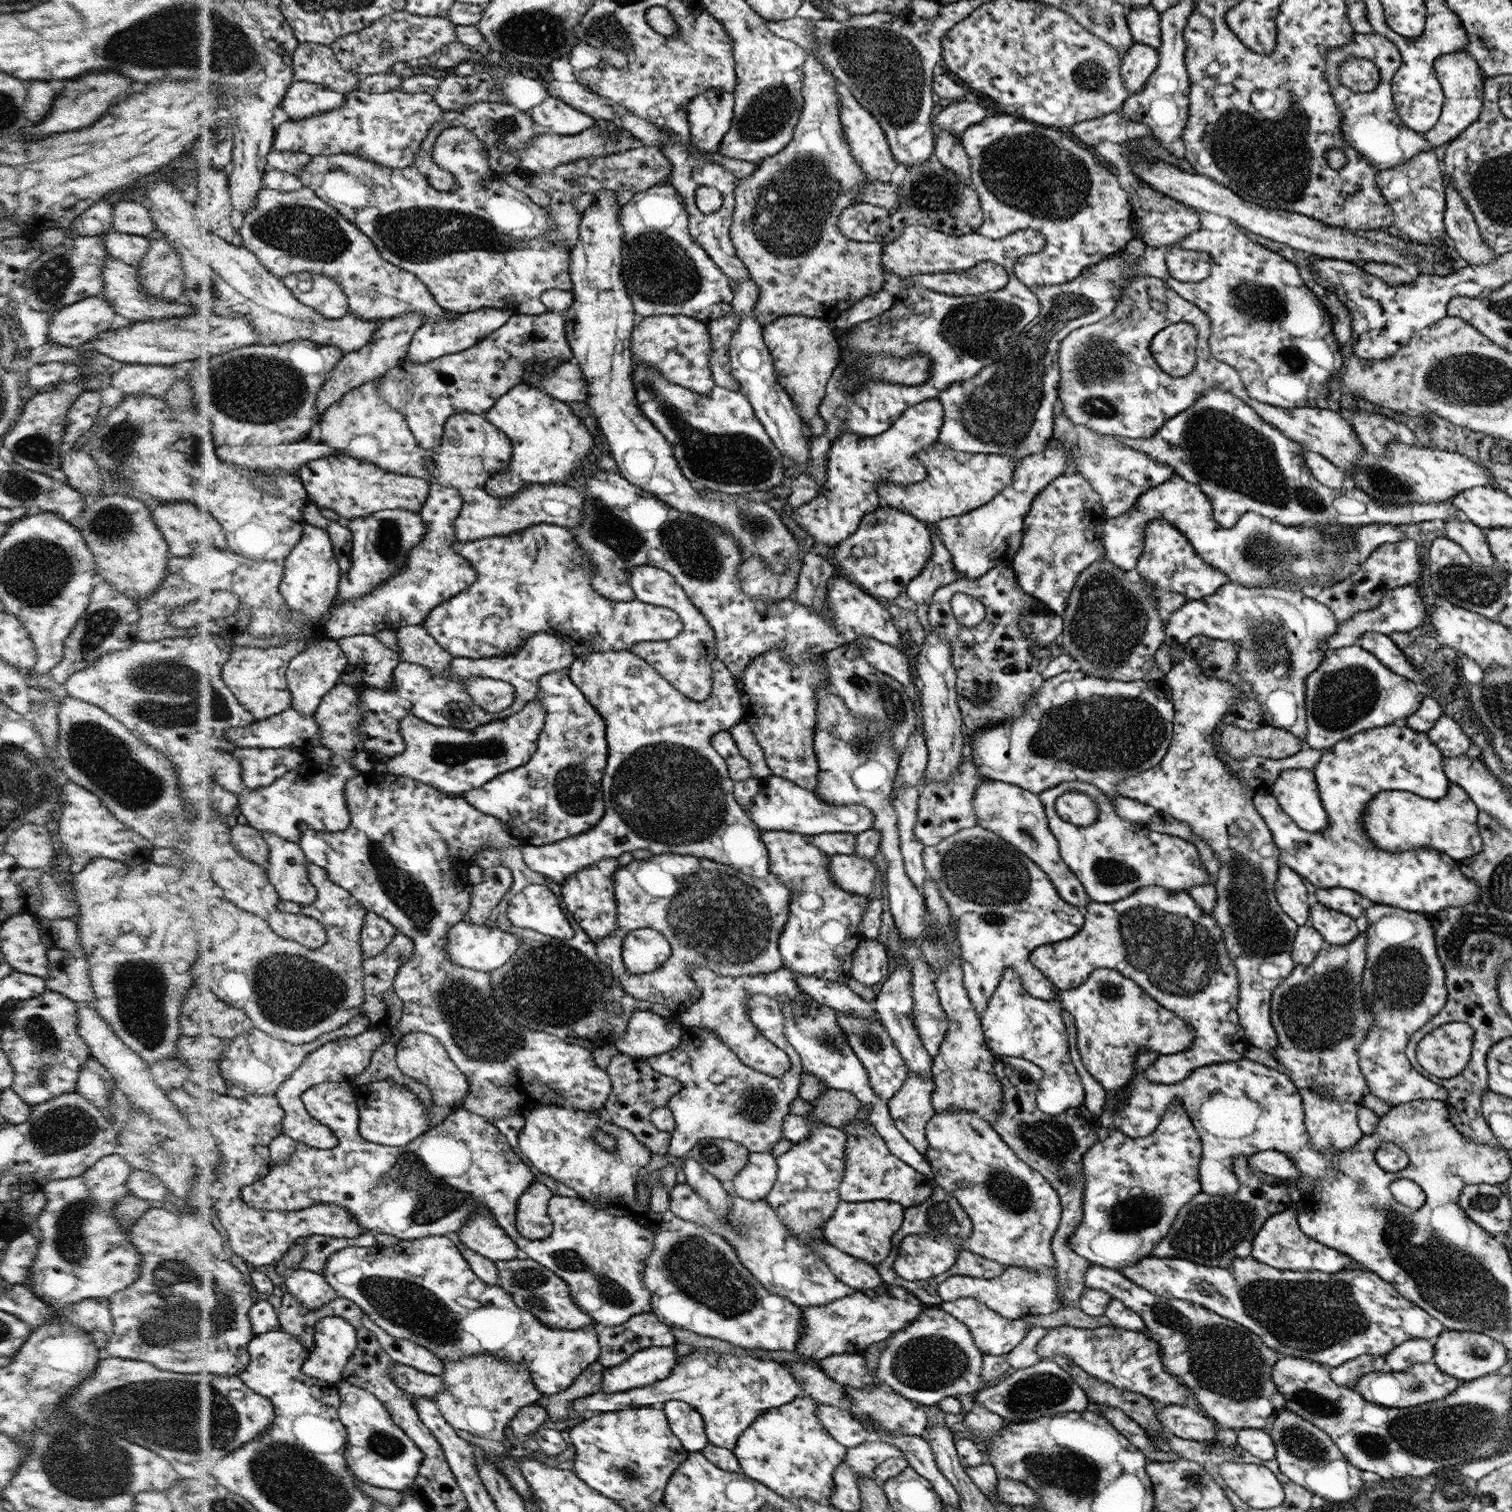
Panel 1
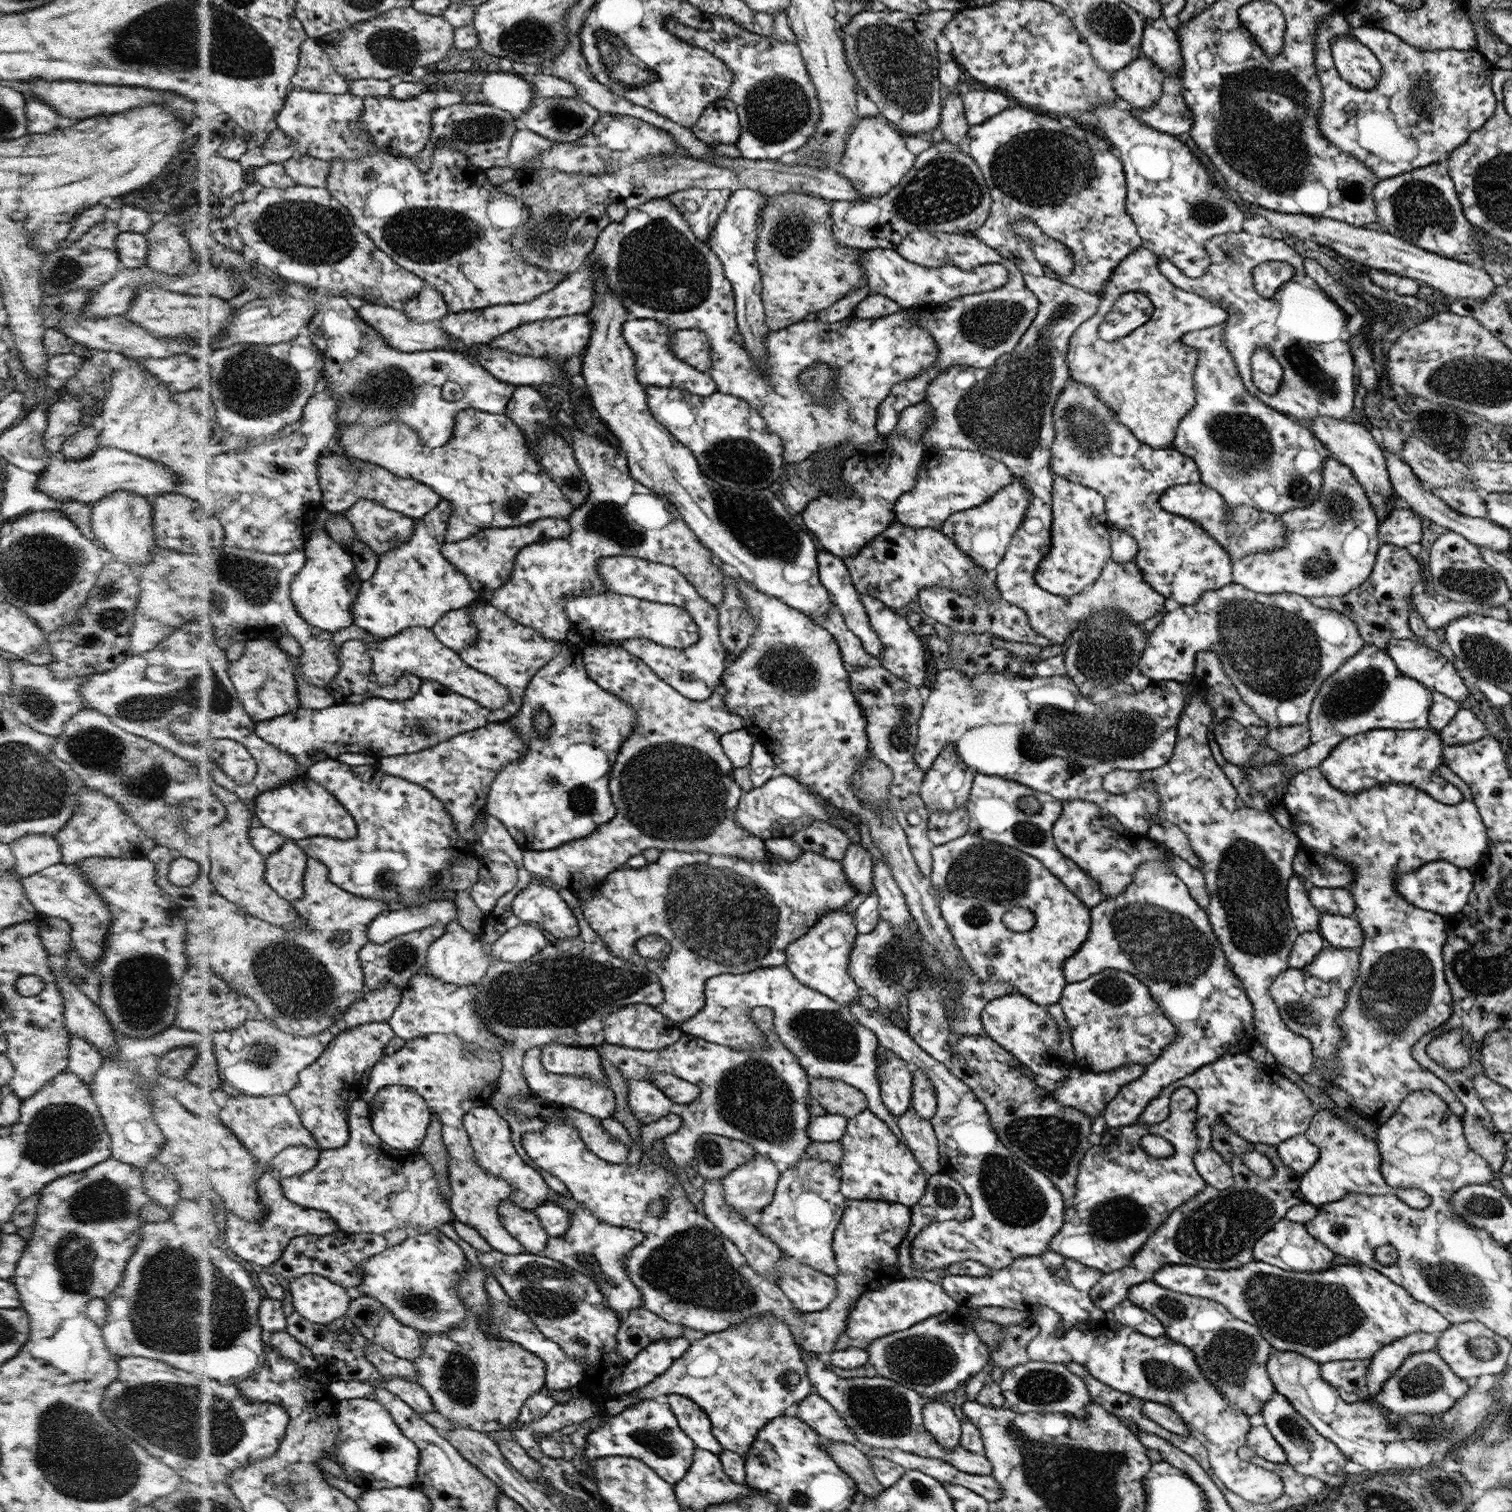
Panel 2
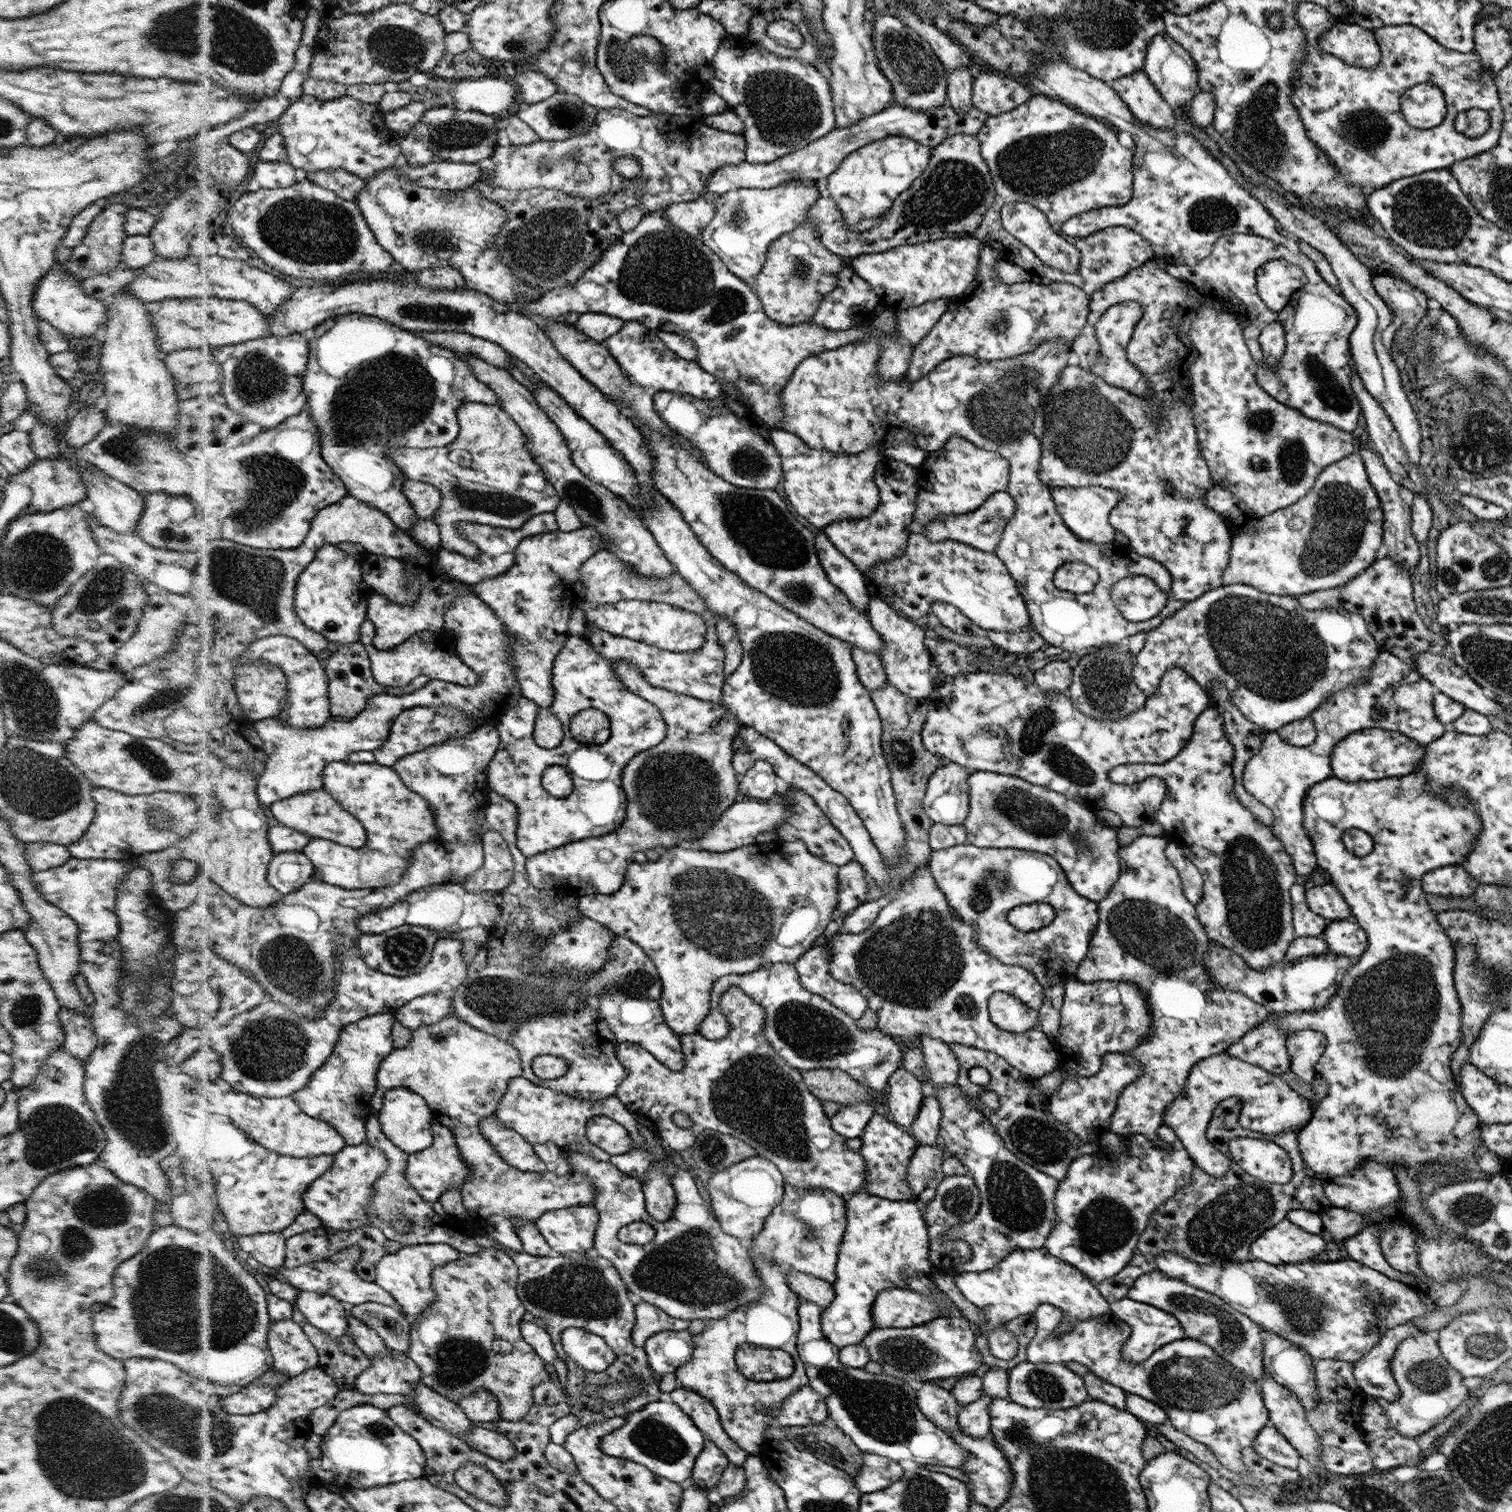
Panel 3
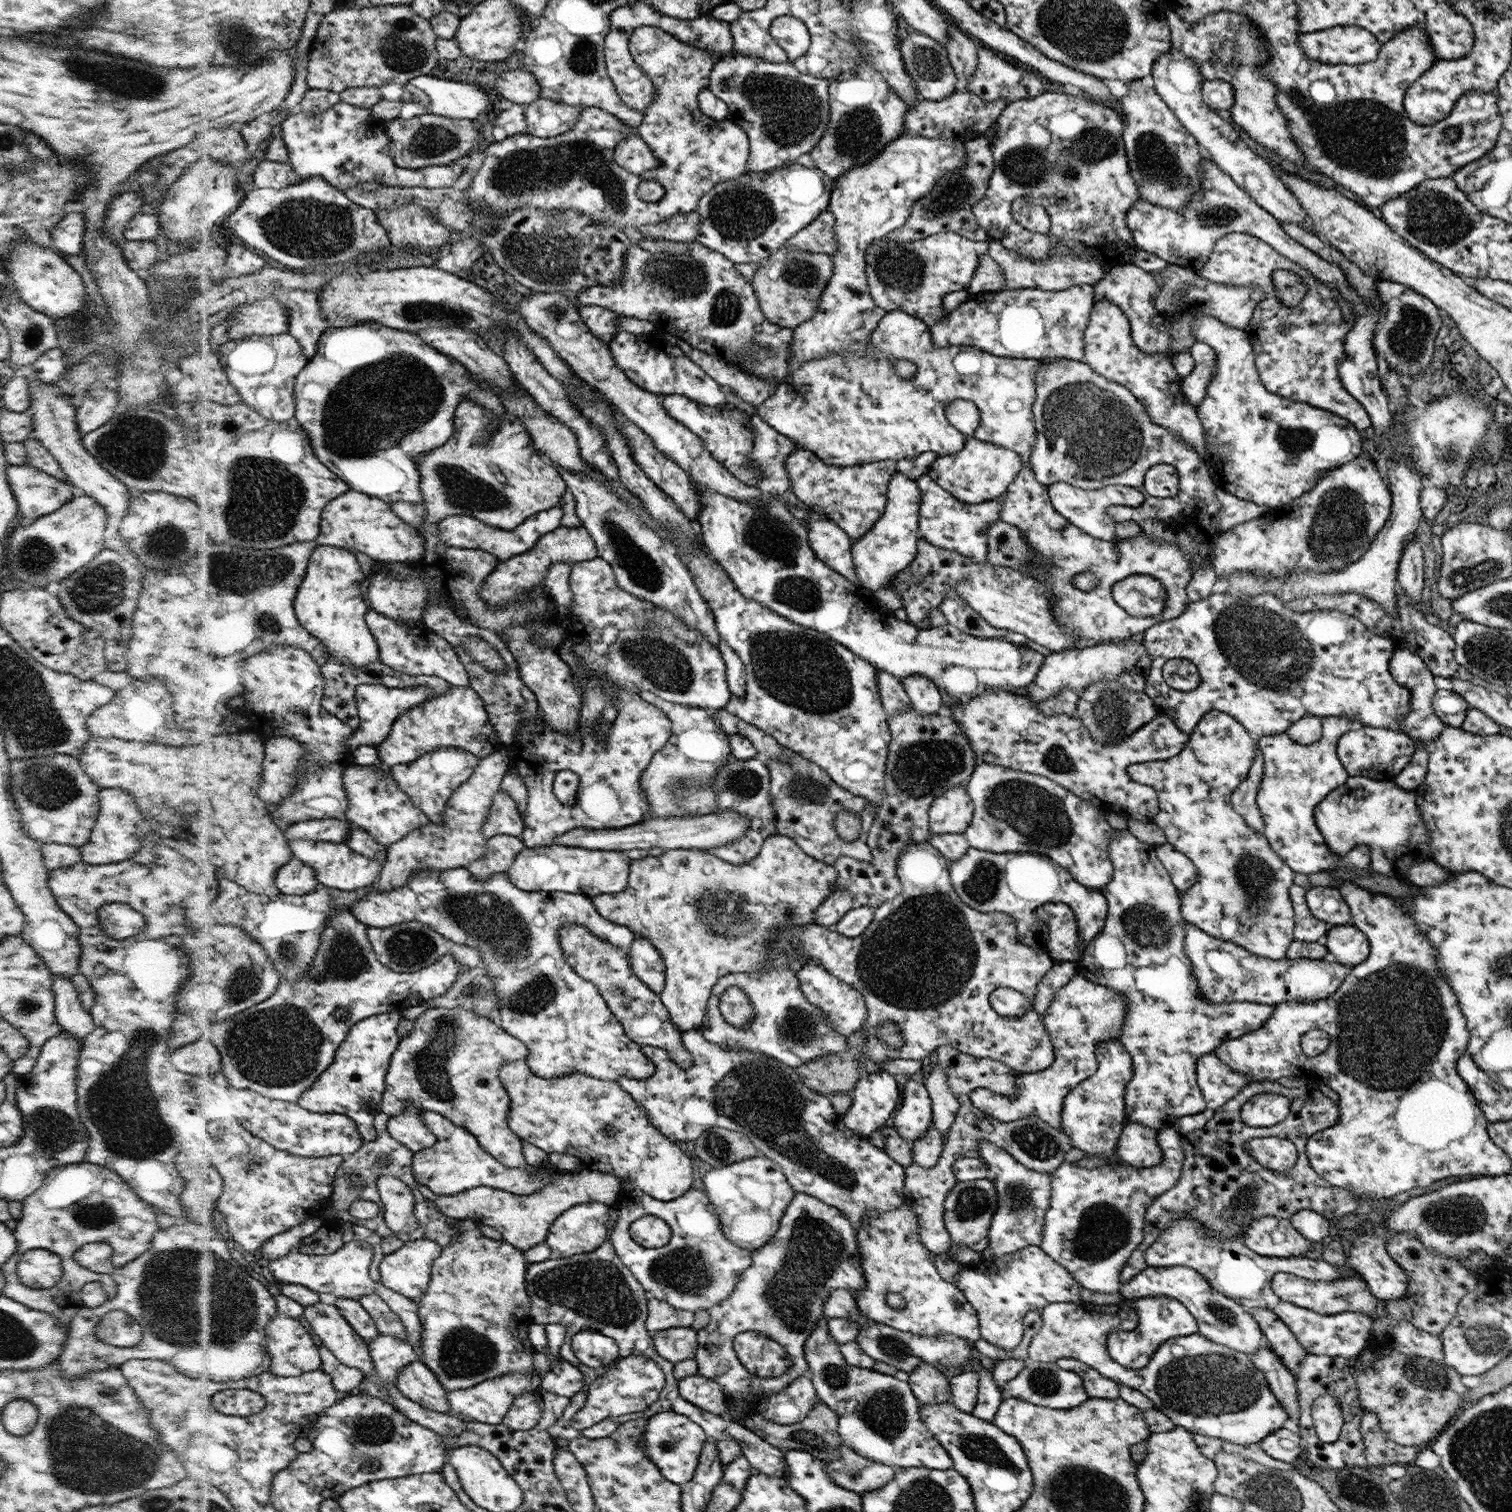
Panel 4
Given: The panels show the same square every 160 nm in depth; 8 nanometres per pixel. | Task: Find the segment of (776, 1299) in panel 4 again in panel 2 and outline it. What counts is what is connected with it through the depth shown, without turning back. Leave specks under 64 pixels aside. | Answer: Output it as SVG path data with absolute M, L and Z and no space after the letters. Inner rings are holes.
M806 1156L798 1167L782 1171L773 1202L761 1210L756 1230L796 1261L835 1276L839 1273L839 1265L834 1251L834 1234L842 1222L846 1200L836 1165ZM765 1312L763 1316L745 1320L743 1324L732 1326L727 1331L707 1333L701 1340L694 1341L686 1354L676 1359L665 1375L656 1378L652 1384L640 1388L639 1391L632 1391L631 1394L640 1400L665 1399L670 1394L690 1397L710 1416L712 1431L724 1450L745 1455L751 1450L752 1443L764 1426L770 1424L772 1419L784 1415L788 1406L802 1403L814 1392L814 1385L807 1376L807 1371L802 1350L791 1335L789 1326L783 1320Z

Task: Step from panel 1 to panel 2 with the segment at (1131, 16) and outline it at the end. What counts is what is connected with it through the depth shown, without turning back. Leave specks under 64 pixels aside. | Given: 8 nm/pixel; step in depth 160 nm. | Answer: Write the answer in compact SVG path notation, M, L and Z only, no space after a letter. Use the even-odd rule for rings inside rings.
M1148 18L1143 32L1142 53L1151 58L1169 78L1180 75L1183 68L1180 40L1175 32L1166 25L1165 18Z

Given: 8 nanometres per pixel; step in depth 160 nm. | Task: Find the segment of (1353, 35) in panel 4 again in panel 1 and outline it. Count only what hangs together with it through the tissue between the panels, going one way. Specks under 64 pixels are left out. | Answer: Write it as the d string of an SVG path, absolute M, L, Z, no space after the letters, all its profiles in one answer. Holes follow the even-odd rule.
M1351 56L1342 63L1339 70L1340 80L1354 92L1374 91L1382 77L1375 61Z

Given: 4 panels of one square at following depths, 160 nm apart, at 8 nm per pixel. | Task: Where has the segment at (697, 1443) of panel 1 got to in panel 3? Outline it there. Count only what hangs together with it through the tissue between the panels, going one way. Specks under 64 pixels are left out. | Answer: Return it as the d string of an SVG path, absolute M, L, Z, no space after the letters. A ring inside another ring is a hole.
M678 1386L668 1397L673 1403L679 1405L681 1409L694 1421L698 1427L708 1434L708 1441L718 1445L727 1455L727 1459L736 1466L743 1466L748 1453L742 1450L727 1435L723 1428L718 1409L706 1396L700 1396L695 1389L688 1389Z

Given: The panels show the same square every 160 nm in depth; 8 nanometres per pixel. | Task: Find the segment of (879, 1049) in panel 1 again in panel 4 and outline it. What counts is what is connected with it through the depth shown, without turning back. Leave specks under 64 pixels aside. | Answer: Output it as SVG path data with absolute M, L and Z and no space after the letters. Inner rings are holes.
M909 1079L902 1088L902 1106L894 1115L894 1130L901 1138L922 1140L934 1122L934 1104L927 1086Z

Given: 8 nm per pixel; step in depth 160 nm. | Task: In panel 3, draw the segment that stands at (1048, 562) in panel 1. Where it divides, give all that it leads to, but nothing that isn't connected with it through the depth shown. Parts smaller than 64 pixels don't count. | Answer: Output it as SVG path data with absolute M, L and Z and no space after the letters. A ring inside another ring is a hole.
M1102 486L1092 487L1051 487L1058 511L1071 531L1079 536L1080 540L1087 540L1092 544L1106 544L1115 540L1115 530L1108 523L1108 514L1123 499L1123 496L1114 488ZM1072 561L1060 567L1054 583L1068 593L1085 595L1091 593L1098 582L1098 572L1094 567L1080 561Z

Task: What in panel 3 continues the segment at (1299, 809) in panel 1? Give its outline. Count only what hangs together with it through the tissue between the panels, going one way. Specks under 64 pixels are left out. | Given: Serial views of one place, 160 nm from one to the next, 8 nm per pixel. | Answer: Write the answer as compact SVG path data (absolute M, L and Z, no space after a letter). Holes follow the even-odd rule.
M1421 766L1415 773L1408 773L1400 777L1372 781L1362 780L1360 782L1344 782L1339 778L1332 777L1321 781L1307 792L1307 798L1304 800L1304 825L1306 825L1307 832L1310 833L1311 840L1314 841L1318 866L1330 874L1331 884L1340 892L1340 895L1344 897L1351 908L1352 920L1361 925L1367 932L1367 950L1354 961L1350 970L1344 975L1340 988L1322 1010L1270 1015L1258 1027L1247 1032L1242 1039L1237 1040L1226 1052L1230 1056L1248 1061L1248 1064L1259 1065L1260 1068L1267 1069L1268 1072L1281 1075L1291 1068L1291 1057L1287 1048L1287 1036L1291 1032L1310 1029L1326 1035L1327 1045L1320 1060L1315 1064L1315 1074L1326 1080L1330 1090L1328 1096L1322 1099L1317 1107L1314 1107L1314 1118L1297 1137L1300 1150L1303 1150L1304 1161L1307 1162L1310 1169L1322 1174L1323 1177L1334 1178L1351 1175L1354 1171L1360 1171L1364 1164L1368 1164L1368 1160L1374 1160L1388 1170L1392 1170L1393 1166L1403 1165L1410 1176L1413 1175L1414 1177L1418 1173L1426 1171L1426 1166L1434 1164L1434 1162L1438 1162L1440 1166L1449 1169L1454 1169L1462 1162L1466 1165L1466 1170L1478 1170L1480 1166L1478 1148L1482 1144L1481 1121L1478 1119L1476 1112L1466 1103L1461 1087L1456 1084L1452 1069L1449 1068L1451 1056L1458 1048L1463 1037L1461 1031L1462 1007L1453 977L1455 967L1454 948L1449 936L1438 922L1436 912L1429 908L1426 895L1421 888L1422 877L1427 872L1448 865L1460 865L1473 849L1482 825L1475 806L1469 801L1468 797L1463 795L1462 791L1454 787L1448 787L1443 793L1434 794L1429 785L1429 780L1426 778L1425 768ZM1350 828L1364 830L1372 837L1373 849L1366 856L1355 856L1344 847L1341 839L1342 834Z

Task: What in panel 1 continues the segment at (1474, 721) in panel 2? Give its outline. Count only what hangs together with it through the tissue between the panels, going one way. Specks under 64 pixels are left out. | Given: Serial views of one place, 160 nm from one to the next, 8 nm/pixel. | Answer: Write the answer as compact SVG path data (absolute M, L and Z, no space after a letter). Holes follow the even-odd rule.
M1446 715L1438 718L1426 733L1436 749L1442 753L1443 761L1448 757L1458 757L1466 753L1473 745L1460 724Z

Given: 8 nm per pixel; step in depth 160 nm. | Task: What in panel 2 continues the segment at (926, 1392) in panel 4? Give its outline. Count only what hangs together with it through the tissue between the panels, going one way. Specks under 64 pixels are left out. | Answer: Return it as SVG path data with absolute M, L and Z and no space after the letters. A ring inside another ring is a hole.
M924 1396L923 1420L928 1432L943 1445L943 1448L956 1448L962 1441L962 1424L956 1417L951 1403L935 1401L934 1397Z

